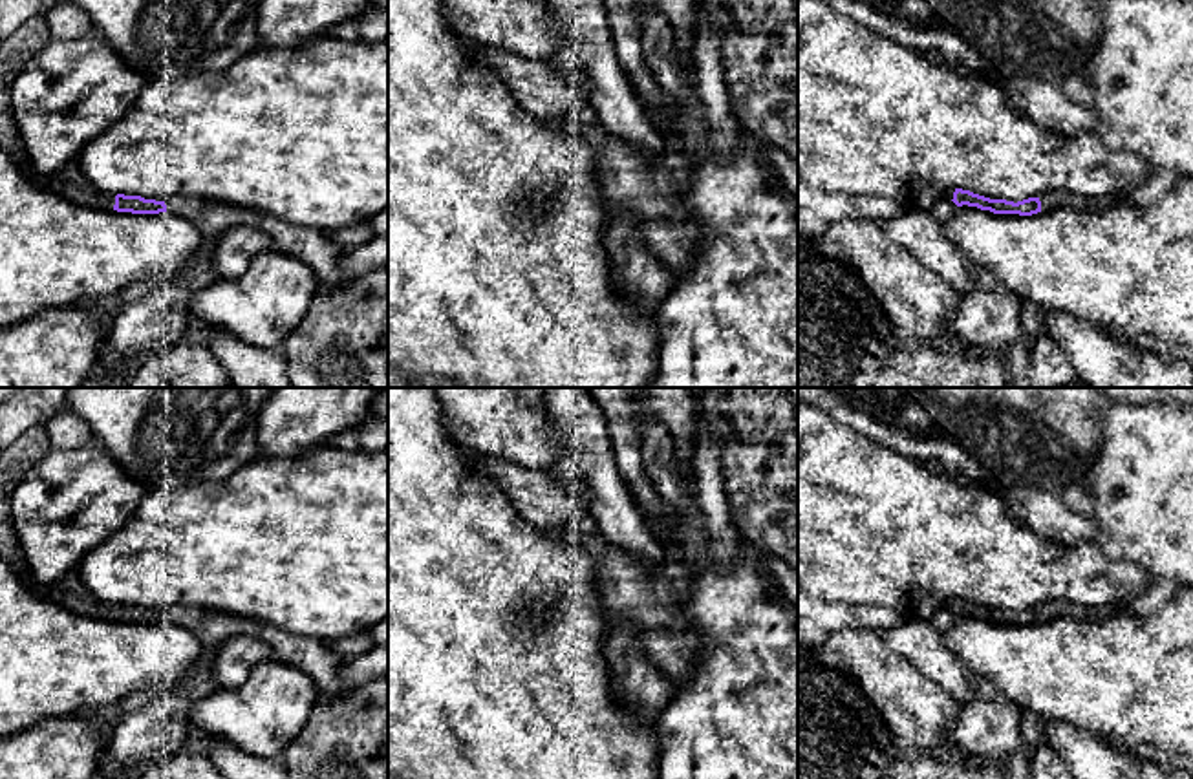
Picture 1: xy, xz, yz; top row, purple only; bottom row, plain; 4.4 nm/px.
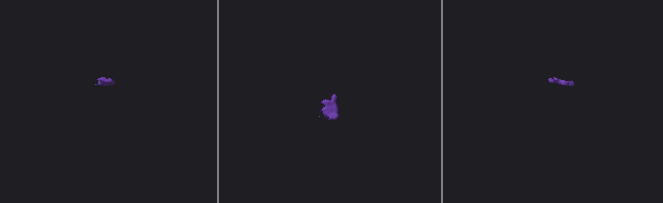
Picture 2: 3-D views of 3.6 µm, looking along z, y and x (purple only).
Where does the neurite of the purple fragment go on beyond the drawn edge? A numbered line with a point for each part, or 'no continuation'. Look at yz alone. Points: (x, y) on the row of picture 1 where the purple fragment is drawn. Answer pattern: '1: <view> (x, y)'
no continuation

